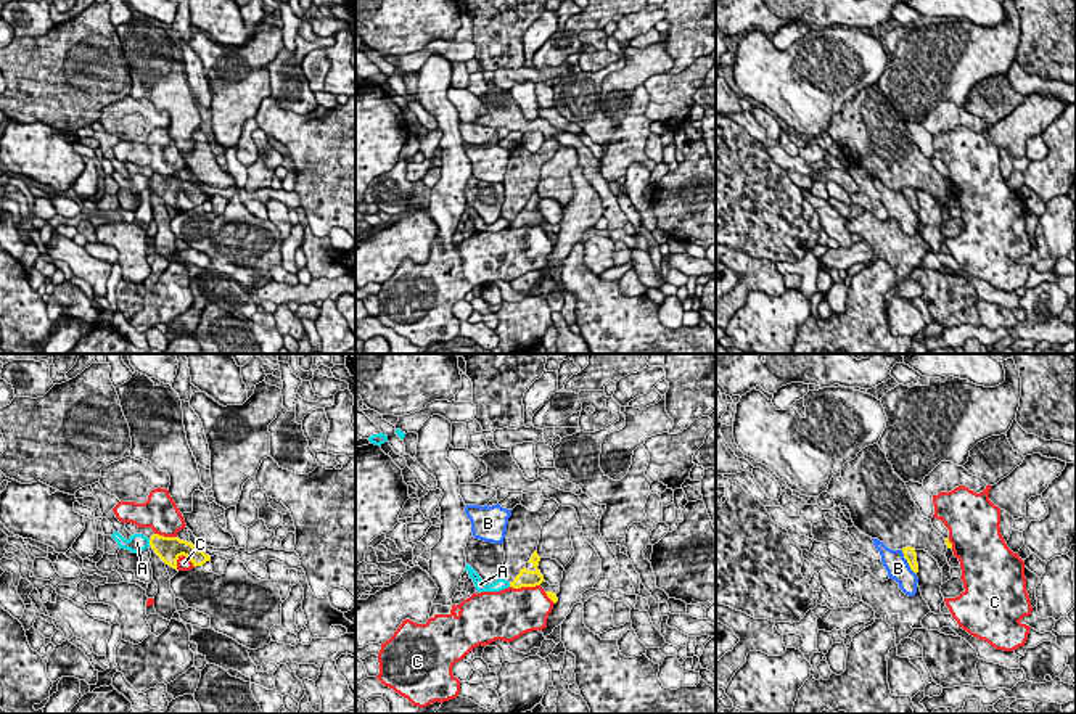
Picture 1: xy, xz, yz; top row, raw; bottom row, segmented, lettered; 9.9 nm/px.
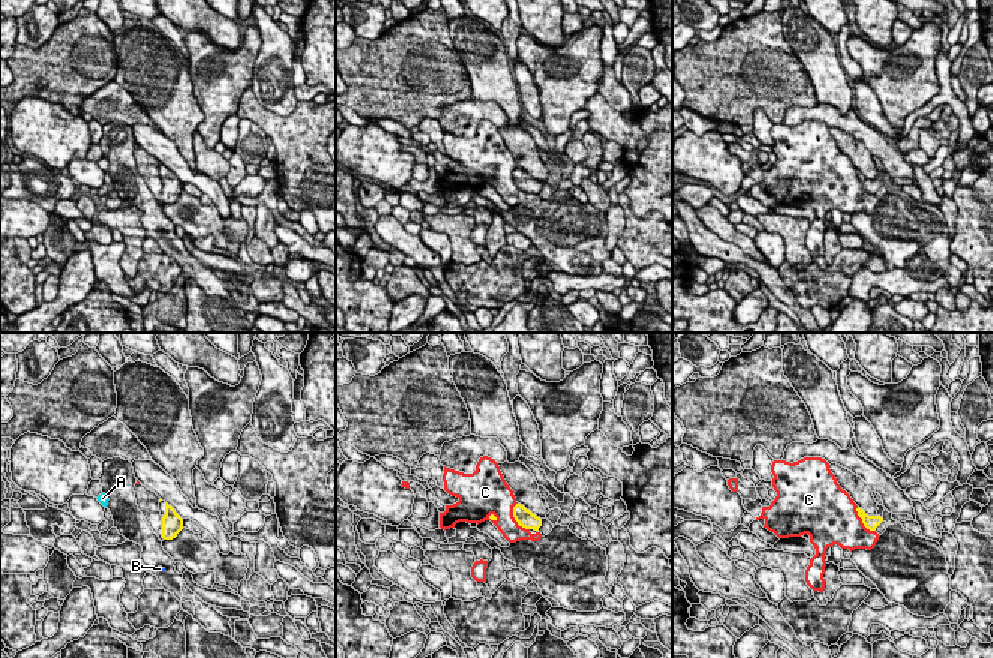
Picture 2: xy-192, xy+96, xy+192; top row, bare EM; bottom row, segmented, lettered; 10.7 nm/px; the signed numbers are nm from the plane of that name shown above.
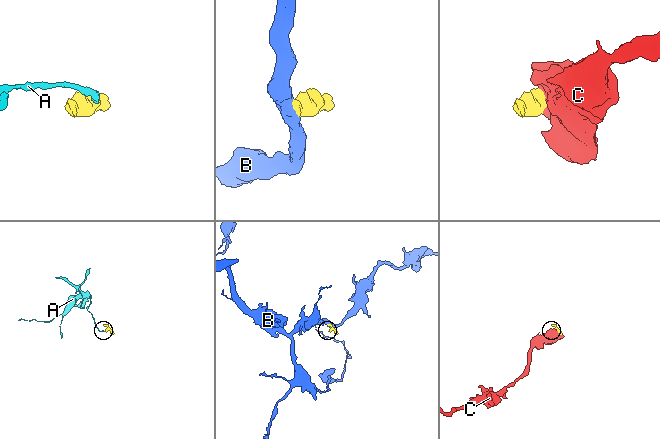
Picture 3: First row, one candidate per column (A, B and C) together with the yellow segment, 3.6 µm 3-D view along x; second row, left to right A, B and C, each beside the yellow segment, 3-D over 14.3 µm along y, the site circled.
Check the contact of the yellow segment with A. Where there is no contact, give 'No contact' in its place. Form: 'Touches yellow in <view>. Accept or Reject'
Touches yellow in xy. Reject

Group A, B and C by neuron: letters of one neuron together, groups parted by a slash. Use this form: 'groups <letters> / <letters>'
groups A / B / C

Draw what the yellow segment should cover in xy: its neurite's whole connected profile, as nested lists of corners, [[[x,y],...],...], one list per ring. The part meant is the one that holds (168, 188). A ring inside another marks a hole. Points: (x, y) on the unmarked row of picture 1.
[[[153,174],[150,185],[154,193],[170,207],[177,209],[177,199],[183,195],[193,206],[203,206],[206,201],[211,201],[211,196],[203,190],[196,188],[191,182],[180,180],[179,177],[164,177]]]

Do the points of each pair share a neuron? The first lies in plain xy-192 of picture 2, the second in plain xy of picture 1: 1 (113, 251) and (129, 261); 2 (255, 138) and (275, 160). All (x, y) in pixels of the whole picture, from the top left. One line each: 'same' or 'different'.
1: different
2: same

